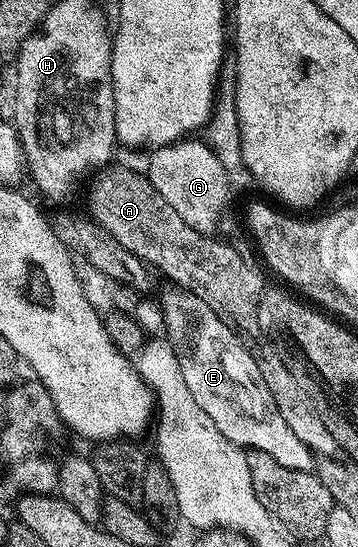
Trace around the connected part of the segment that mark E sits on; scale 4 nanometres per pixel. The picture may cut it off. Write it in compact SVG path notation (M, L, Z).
M182 286L171 287L160 297L166 319L164 332L174 347L184 382L188 390L192 390L192 398L196 398L200 410L216 422L216 428L224 438L239 448L255 448L264 454L272 454L282 466L314 472L315 455L300 438L296 438L296 434L292 434L292 430L288 430L288 422L284 422L272 398L272 390L268 390L264 374L260 374L260 366L243 337L214 312L204 298Z

